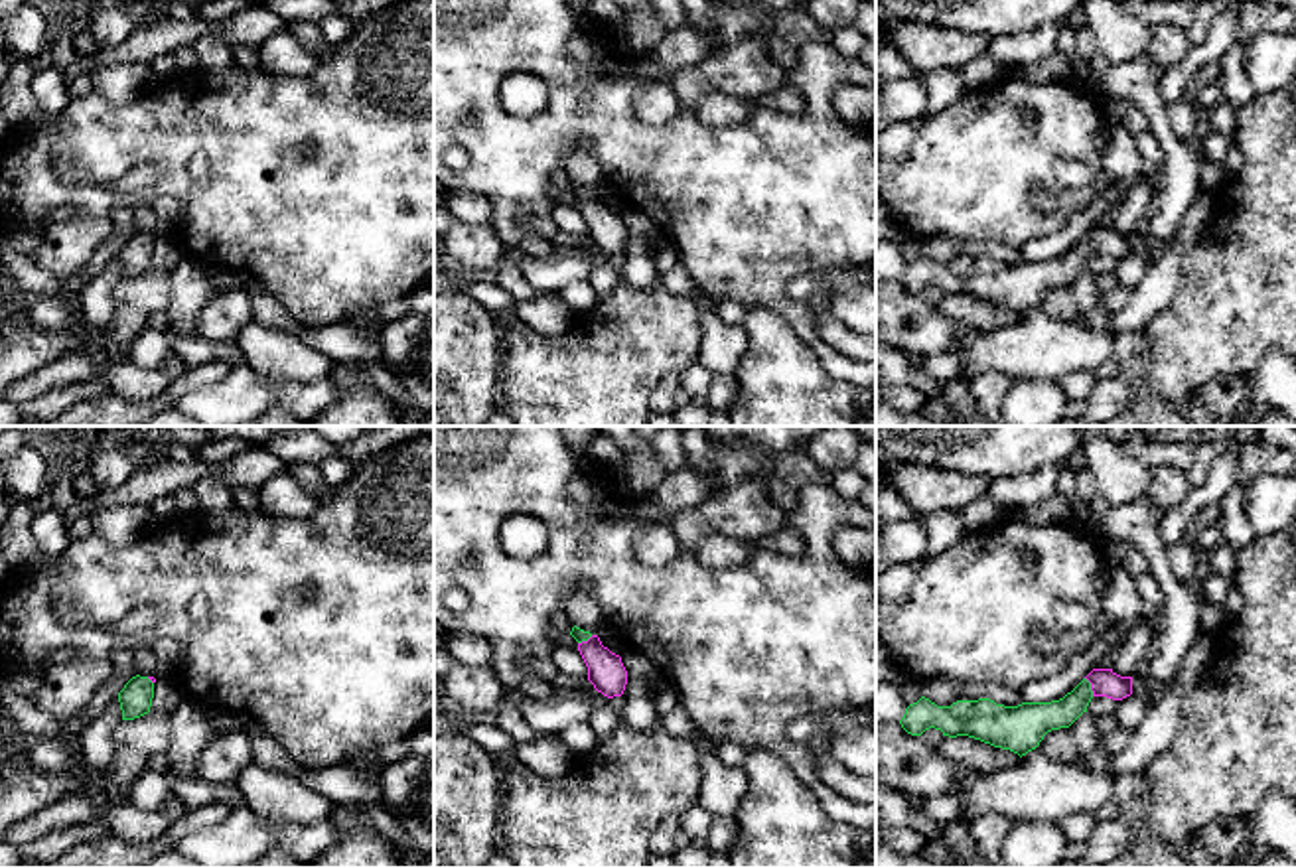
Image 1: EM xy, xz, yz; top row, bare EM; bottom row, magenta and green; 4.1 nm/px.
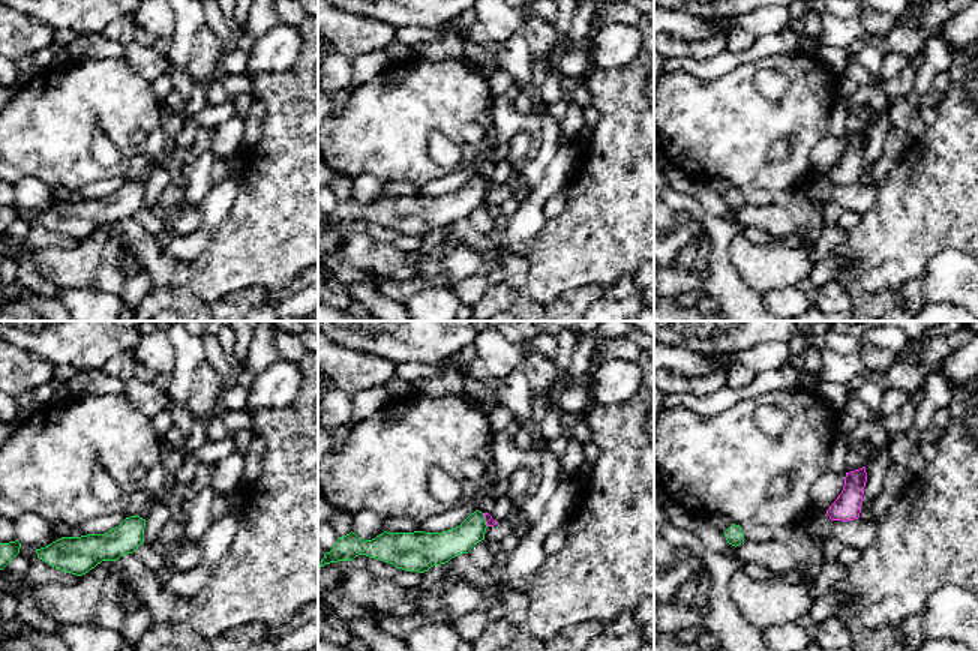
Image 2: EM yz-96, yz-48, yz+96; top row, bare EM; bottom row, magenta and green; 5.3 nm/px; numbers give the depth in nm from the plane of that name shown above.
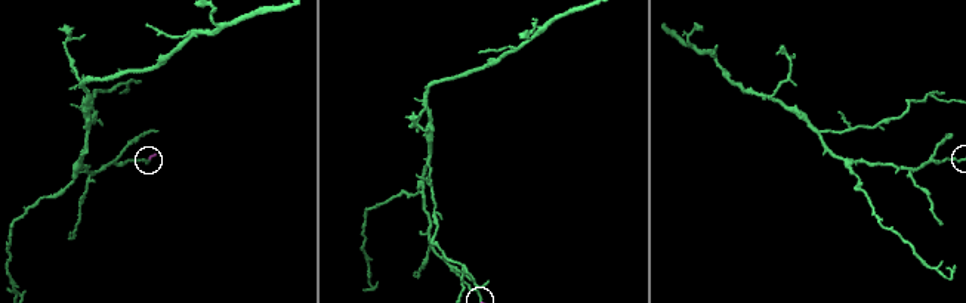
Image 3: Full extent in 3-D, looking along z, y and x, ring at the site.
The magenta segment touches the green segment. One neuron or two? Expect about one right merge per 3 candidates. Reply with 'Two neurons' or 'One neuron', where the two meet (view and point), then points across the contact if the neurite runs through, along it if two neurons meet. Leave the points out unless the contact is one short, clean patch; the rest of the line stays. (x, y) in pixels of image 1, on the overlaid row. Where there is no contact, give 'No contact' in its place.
One neuron. Touches magenta at yz (1091, 687). Path across: yz (1103, 681), (1091, 687), (1064, 713), (1040, 719)

